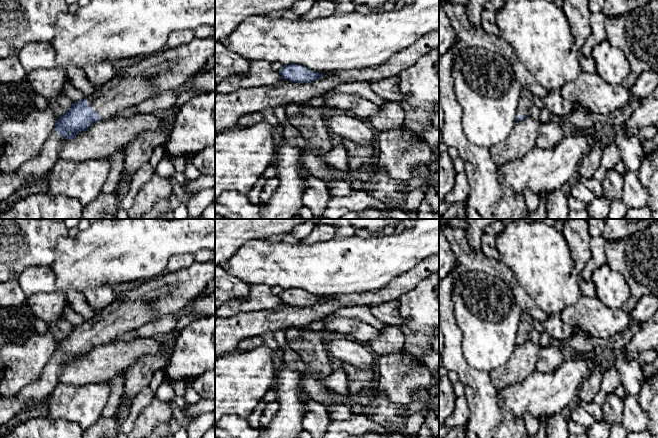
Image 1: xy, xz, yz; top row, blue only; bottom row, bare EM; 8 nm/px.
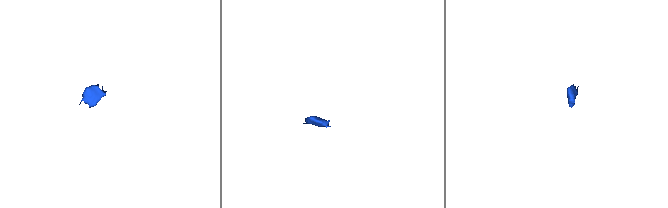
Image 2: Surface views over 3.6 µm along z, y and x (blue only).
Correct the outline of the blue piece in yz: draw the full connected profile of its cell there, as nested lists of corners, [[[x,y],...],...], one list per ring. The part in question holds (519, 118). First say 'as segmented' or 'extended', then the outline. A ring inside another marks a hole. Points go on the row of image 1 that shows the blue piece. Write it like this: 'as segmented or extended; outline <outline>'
extended; outline [[[522,88],[520,99],[518,101],[518,109],[516,111],[517,122],[524,120],[530,114],[530,108],[534,105],[533,94],[526,88]]]

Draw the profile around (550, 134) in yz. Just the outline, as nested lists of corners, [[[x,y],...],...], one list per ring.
[[[552,121],[540,123],[536,146],[541,149],[550,149],[558,145],[566,136],[568,130]]]

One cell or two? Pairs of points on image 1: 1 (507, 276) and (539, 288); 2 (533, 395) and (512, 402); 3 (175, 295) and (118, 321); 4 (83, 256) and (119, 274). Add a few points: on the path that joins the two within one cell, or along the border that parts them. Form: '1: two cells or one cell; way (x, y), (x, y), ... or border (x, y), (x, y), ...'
1: two cells; border (502, 262), (511, 271), (519, 285), (532, 298)
2: one cell; way (528, 396), (517, 399)
3: one cell; way (161, 309), (151, 314), (132, 314)
4: one cell; way (92, 257), (102, 257), (110, 265)

